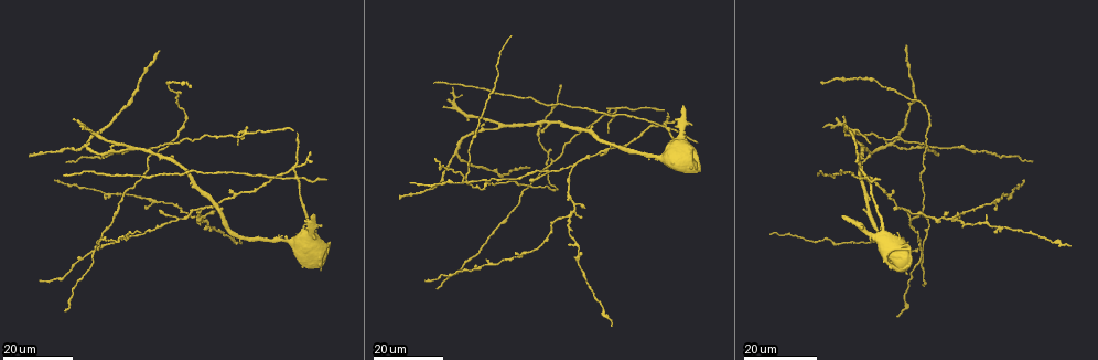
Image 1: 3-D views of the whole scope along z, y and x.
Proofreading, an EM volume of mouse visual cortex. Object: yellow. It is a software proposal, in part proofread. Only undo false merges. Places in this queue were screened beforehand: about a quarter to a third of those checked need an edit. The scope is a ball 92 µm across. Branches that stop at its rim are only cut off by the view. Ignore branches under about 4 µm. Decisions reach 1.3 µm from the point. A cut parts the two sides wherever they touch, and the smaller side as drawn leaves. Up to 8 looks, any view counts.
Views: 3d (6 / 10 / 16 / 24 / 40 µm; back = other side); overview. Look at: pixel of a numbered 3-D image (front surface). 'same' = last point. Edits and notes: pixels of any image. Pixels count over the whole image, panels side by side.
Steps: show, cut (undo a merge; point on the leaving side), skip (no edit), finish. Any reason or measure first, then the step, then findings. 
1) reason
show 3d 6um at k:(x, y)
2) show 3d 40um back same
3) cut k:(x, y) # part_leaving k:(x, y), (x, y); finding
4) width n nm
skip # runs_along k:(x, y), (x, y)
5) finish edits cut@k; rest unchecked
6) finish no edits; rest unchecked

show 3d 16um at 1:(610, 148)

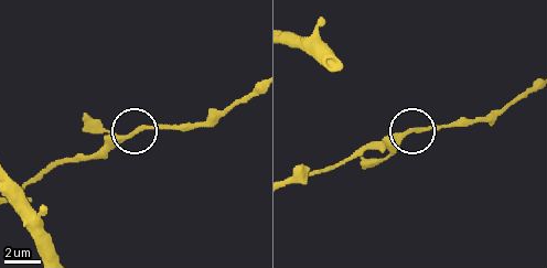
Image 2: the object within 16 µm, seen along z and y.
show 3d 6um at 2:(131, 136)

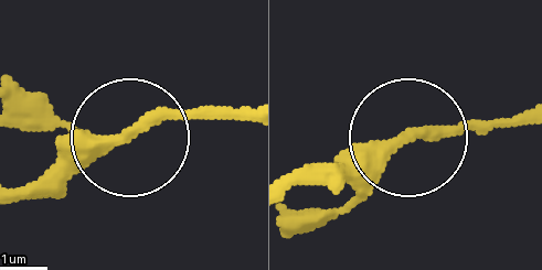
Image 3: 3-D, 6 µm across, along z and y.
other side
show 3d 6um back at 3:(125, 137)

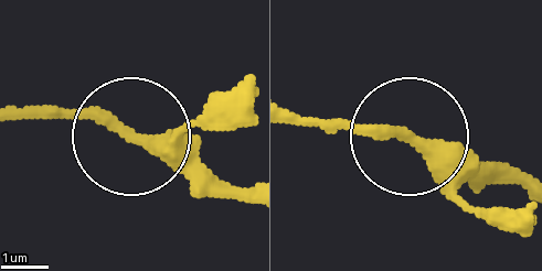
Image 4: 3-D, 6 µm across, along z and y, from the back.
skip # runs_along 4:(11, 109), (130, 128), (244, 199); one neuron here

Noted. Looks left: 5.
show 3d 24um at 1:(246, 130)

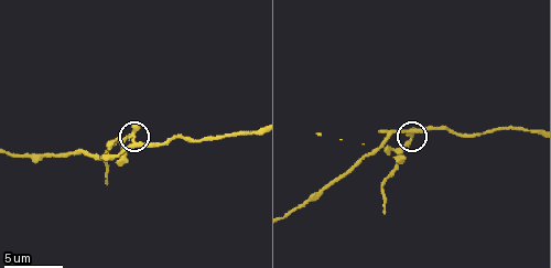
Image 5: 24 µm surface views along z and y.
show 3d 6um at 5:(134, 135)

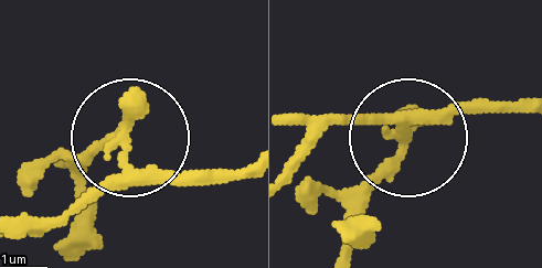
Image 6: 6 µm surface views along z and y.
cut 6:(83, 152) # part_leaving 6:(400, 129), (352, 256); a second neuron is stuck on

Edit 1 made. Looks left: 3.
redraw
show overview

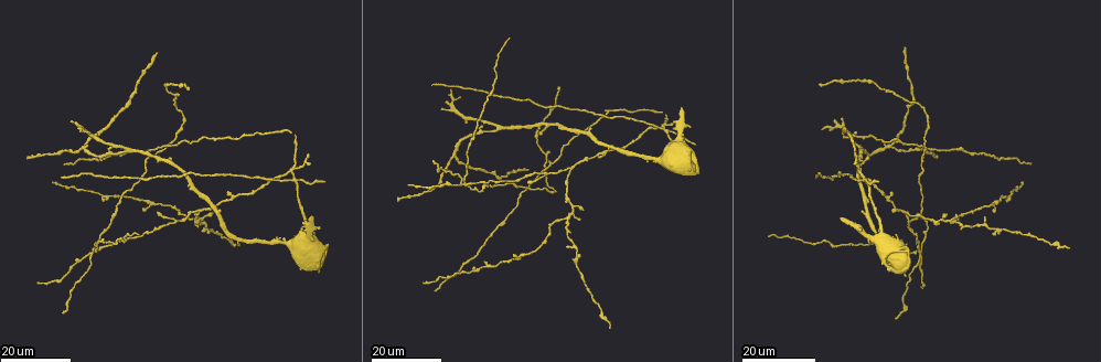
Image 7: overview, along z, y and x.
four or more arms meet
show 3d 16um at 7:(293, 177)

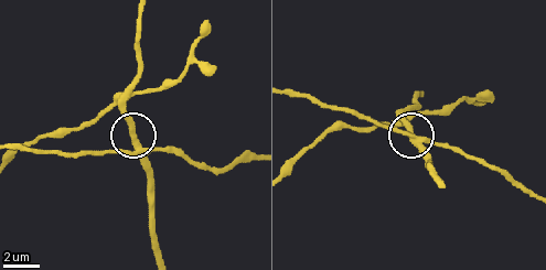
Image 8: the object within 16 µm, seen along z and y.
show 3d 6um at 8:(414, 139)

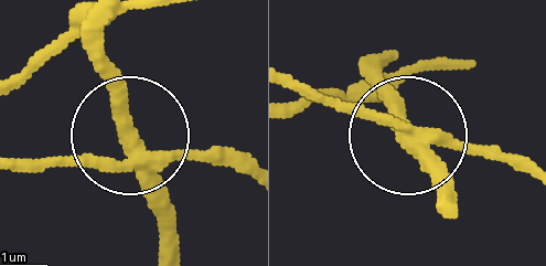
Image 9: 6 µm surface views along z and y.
cut 9:(214, 147) # part_leaving 9:(141, 156), (15, 156); a second neuron is stuck on

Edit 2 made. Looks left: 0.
finish edits cut@6, cut@9; rest unchecked

